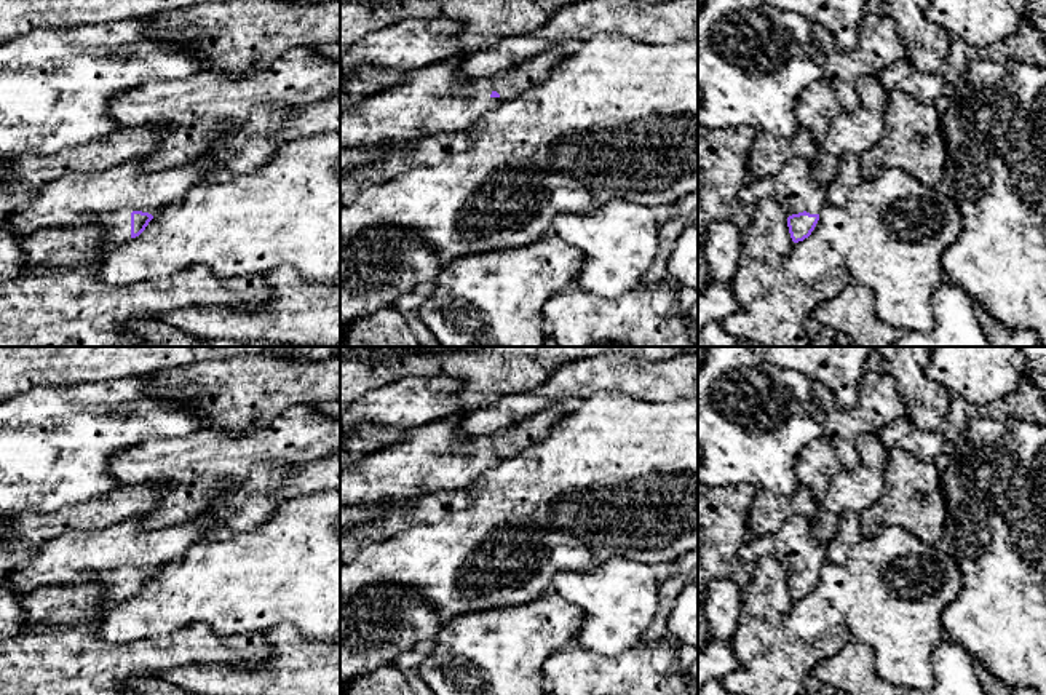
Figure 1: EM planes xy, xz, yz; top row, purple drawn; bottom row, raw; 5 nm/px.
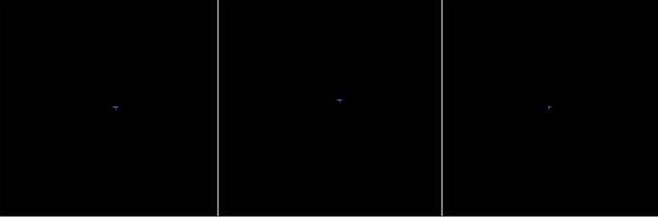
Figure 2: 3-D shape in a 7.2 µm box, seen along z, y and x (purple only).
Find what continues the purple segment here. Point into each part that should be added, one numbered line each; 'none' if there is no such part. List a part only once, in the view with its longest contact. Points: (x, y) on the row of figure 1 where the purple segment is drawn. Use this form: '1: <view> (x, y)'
1: xy (106, 198)

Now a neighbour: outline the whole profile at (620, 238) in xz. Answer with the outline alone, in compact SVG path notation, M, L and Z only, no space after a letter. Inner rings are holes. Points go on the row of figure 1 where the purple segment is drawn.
M613 198L586 214L559 214L551 228L584 254L575 286L616 299L644 281L656 256L660 225L652 206Z

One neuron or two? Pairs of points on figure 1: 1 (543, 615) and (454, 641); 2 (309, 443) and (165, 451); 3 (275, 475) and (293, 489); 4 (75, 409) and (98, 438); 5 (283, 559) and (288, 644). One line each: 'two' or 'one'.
1: one
2: one
3: two
4: one
5: two

